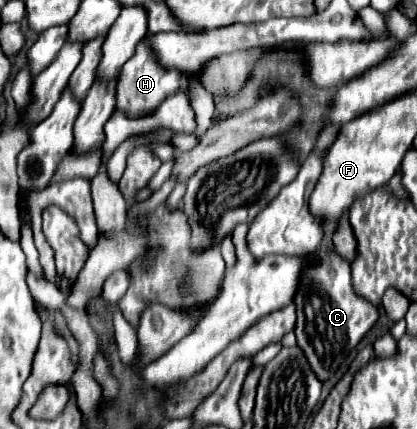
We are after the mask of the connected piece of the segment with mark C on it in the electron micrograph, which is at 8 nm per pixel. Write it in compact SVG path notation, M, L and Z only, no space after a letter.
M318 252L318 264L310 268L310 272L306 272L302 288L298 290L294 302L298 308L298 322L294 330L298 346L302 348L310 368L322 382L330 378L332 366L344 362L344 358L356 348L356 344L380 318L378 306L356 294L350 262L340 258L336 252Z

